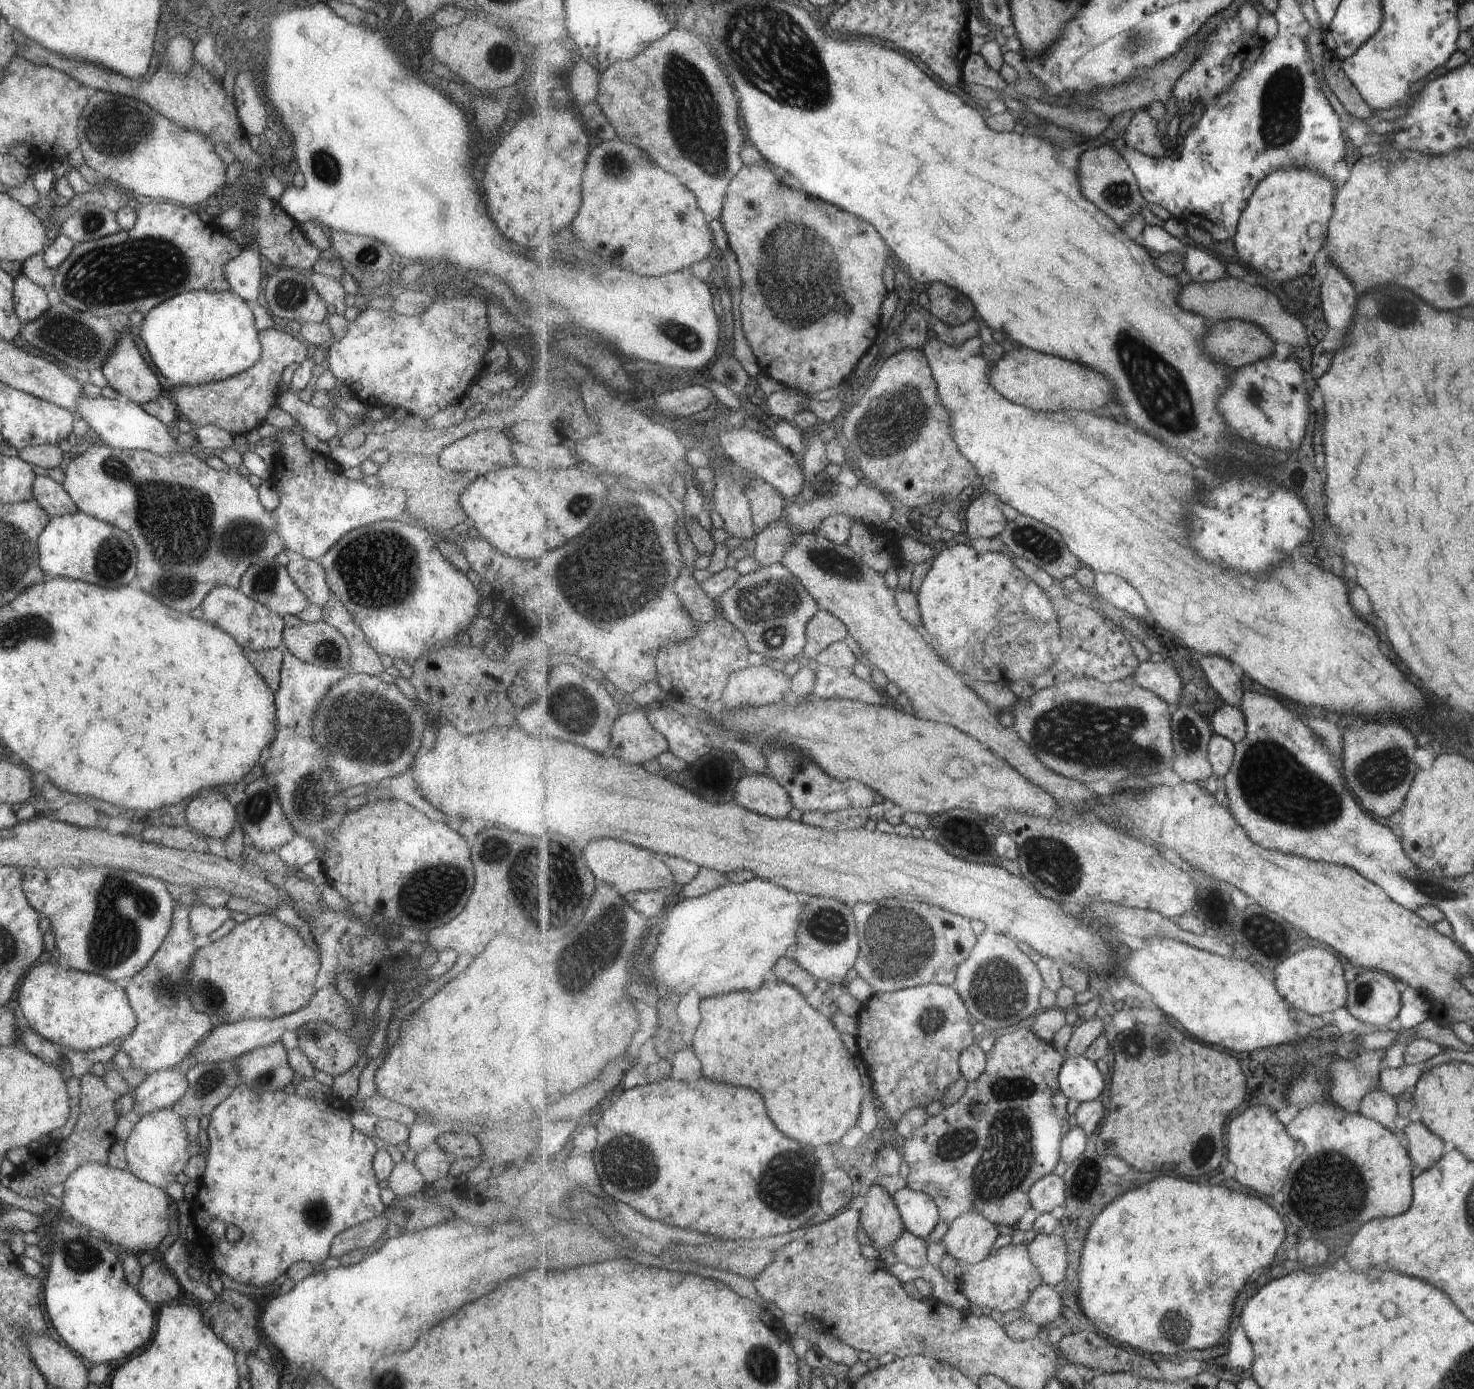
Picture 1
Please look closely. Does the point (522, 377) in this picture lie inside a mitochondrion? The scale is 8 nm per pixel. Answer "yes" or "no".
no

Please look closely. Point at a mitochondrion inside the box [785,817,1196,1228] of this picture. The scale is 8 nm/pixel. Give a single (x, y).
(1003, 1155)

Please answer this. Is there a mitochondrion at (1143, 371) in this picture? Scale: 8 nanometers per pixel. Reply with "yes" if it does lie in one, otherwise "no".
yes

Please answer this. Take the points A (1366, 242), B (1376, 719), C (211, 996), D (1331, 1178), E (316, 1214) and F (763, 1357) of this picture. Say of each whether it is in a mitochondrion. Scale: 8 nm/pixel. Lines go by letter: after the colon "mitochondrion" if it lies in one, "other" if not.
A: other
B: other
C: mitochondrion
D: mitochondrion
E: mitochondrion
F: mitochondrion

